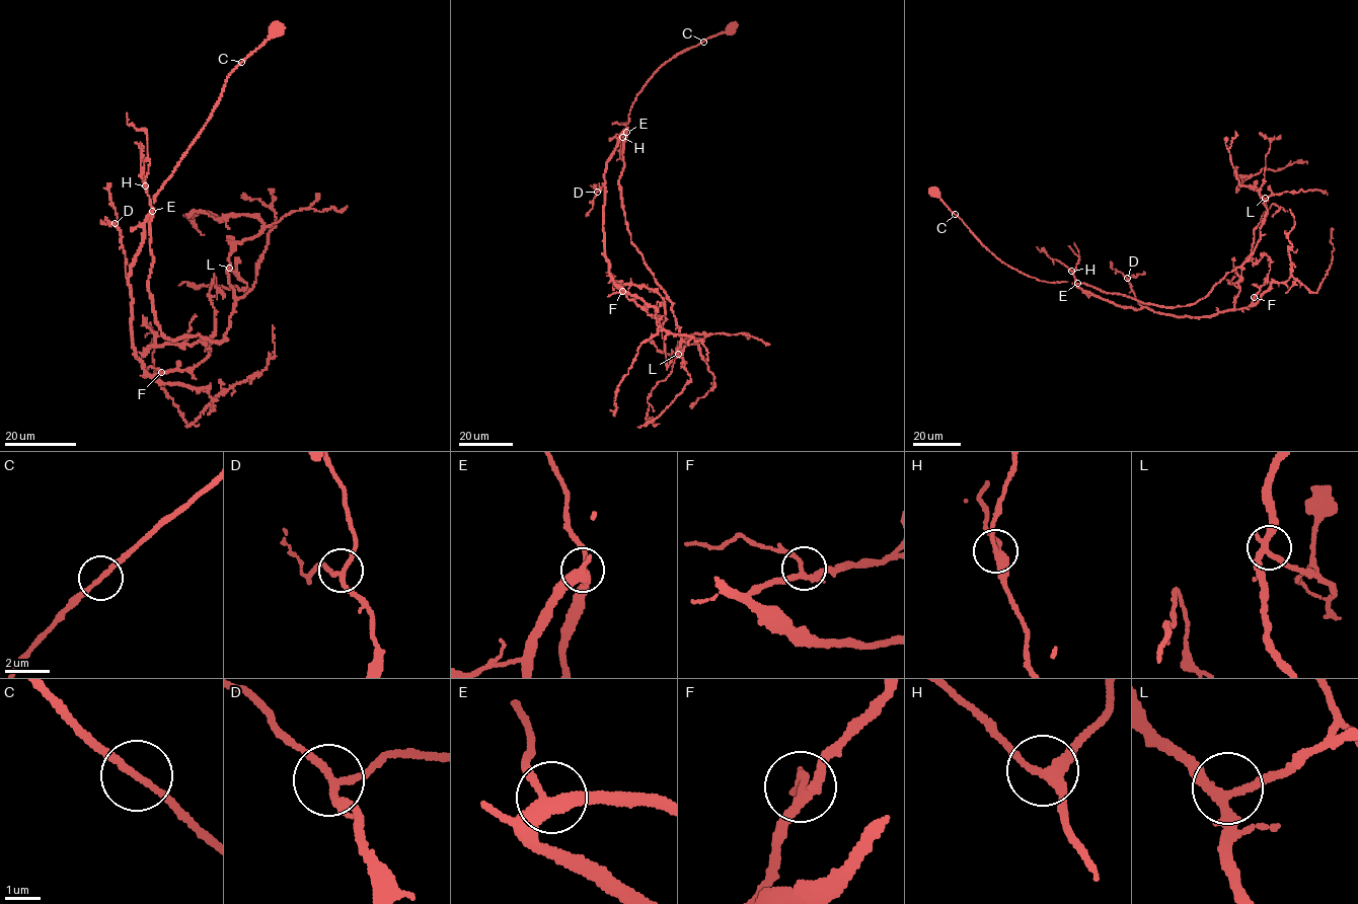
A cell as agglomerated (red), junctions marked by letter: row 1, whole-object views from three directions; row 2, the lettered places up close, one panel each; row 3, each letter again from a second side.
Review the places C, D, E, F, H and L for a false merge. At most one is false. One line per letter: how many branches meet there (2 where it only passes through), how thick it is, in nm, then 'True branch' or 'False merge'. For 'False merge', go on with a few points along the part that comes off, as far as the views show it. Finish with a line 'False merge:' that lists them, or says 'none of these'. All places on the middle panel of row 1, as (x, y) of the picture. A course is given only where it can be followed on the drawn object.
C: Branches: 2. Thickness 180 nm. True branch
D: Branches: 3. Thickness 180 nm. True branch
E: Branches: 3. Thickness 320 nm. True branch
F: Branches: 3. Thickness 200 nm. True branch
H: Branches: 3. Thickness 280 nm. True branch
L: Branches: 3. Thickness 280 nm. True branch
False merge: none of these

